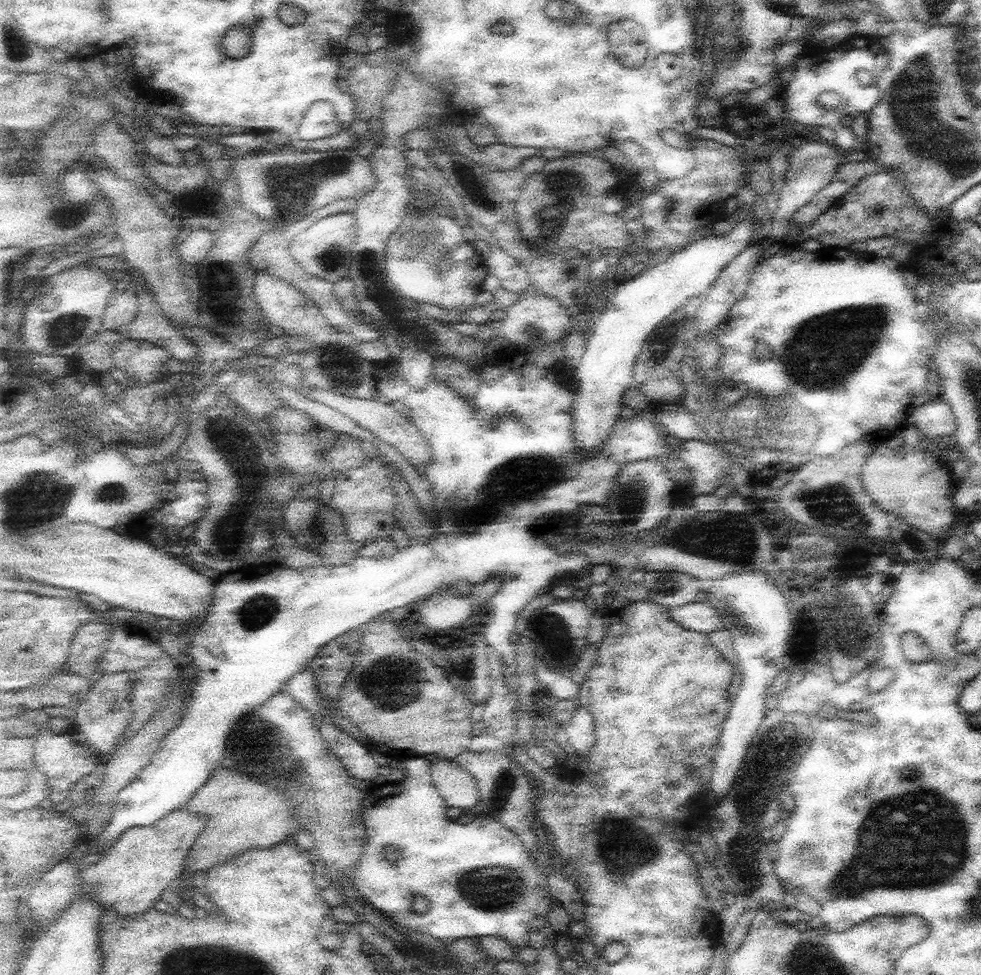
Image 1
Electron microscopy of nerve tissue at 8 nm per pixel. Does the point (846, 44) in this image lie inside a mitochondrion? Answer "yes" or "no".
no

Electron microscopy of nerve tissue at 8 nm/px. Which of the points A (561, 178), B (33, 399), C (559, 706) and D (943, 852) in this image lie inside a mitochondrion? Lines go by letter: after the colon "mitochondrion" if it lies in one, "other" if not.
A: other
B: other
C: other
D: mitochondrion

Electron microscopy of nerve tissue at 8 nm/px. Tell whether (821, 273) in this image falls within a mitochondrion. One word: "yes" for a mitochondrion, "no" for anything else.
no

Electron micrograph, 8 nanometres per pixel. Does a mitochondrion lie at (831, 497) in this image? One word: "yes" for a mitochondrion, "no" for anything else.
yes

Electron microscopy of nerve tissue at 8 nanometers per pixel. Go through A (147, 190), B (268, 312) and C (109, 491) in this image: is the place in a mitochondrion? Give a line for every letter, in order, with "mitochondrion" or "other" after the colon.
A: other
B: other
C: mitochondrion

